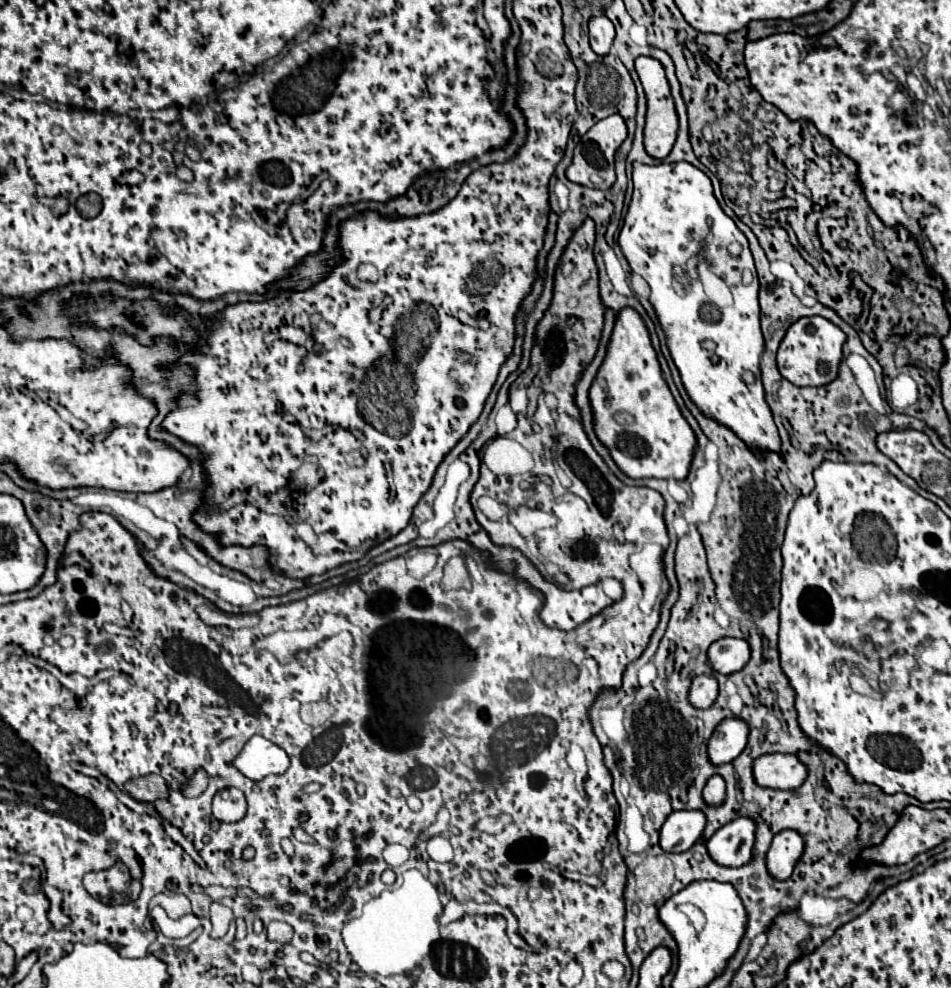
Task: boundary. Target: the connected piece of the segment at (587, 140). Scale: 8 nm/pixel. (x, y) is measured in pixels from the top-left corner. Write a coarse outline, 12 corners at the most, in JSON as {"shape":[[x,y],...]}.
{"shape":[[620,115],[598,121],[576,145],[566,177],[610,189],[614,155],[628,137]]}

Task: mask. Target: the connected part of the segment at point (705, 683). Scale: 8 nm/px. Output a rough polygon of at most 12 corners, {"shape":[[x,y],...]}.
{"shape":[[712,675],[692,679],[690,703],[710,707],[718,697],[718,681]]}

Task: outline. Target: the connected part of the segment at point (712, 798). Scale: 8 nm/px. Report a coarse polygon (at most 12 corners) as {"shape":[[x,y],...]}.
{"shape":[[712,775],[702,797],[708,805],[720,805],[726,797],[726,783]]}

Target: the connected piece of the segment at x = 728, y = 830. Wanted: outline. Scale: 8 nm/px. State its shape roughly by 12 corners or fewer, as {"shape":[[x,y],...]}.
{"shape":[[738,817],[706,843],[718,865],[752,859],[756,823]]}

